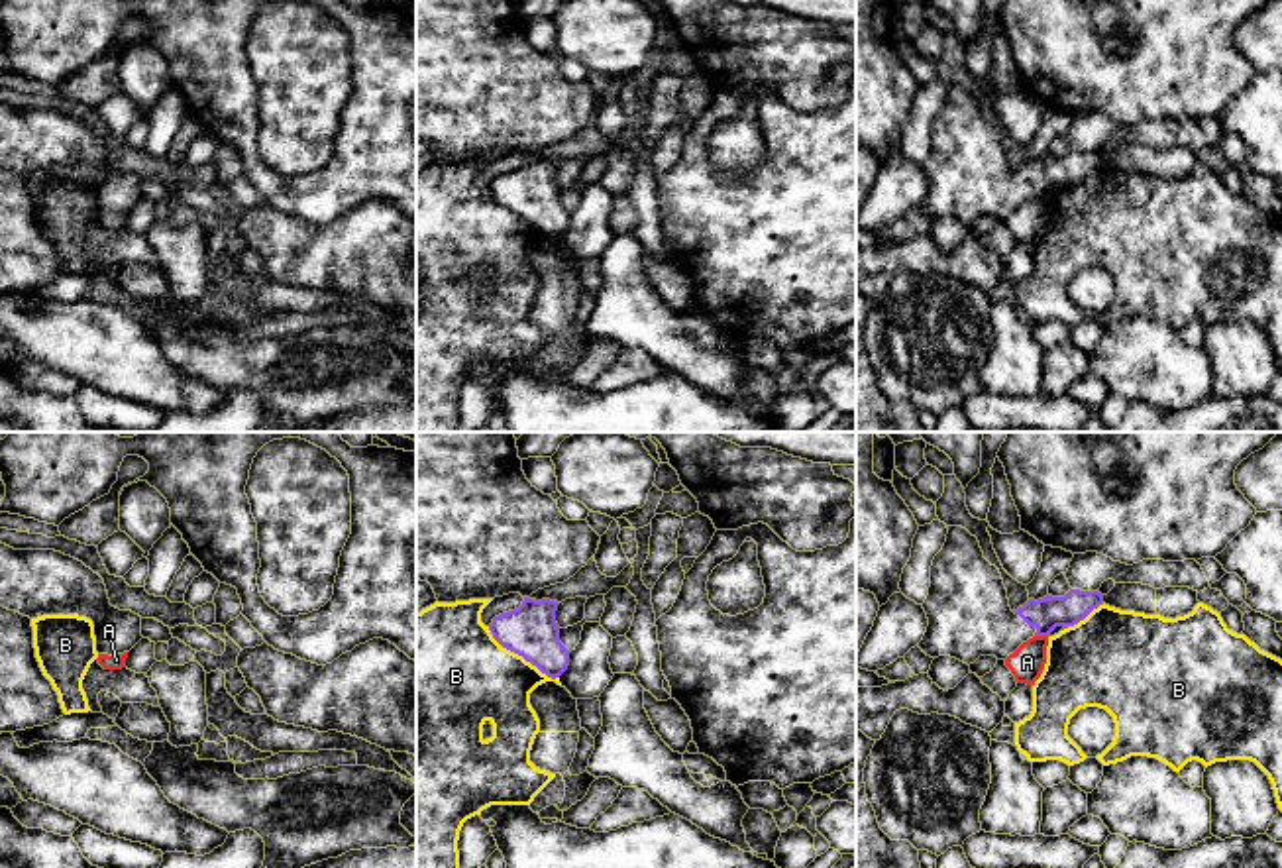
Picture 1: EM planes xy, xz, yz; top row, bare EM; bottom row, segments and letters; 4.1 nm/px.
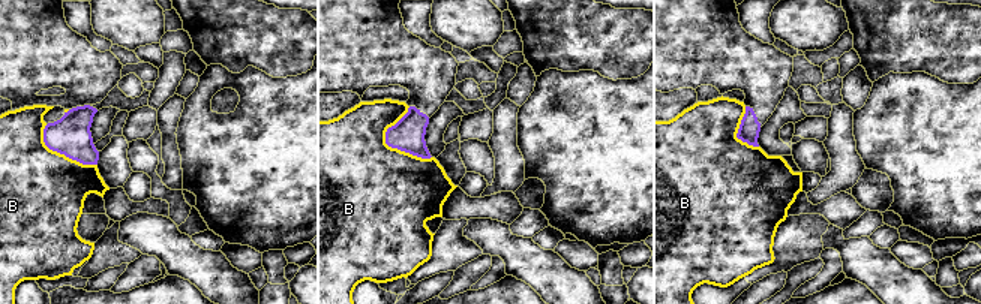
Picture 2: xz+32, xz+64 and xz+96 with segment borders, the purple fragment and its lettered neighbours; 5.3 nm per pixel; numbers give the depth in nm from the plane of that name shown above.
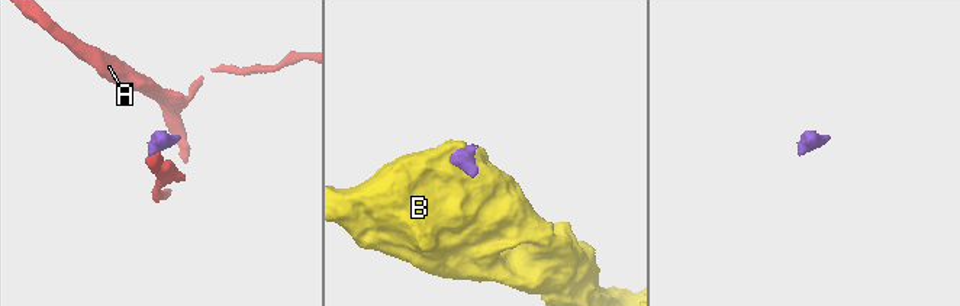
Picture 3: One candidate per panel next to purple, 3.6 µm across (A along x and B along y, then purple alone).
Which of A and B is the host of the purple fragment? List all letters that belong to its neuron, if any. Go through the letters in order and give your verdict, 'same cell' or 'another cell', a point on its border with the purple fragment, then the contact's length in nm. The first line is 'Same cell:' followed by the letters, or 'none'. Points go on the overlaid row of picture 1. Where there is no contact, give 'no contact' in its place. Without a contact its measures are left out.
Same cell: none
A: another cell; meets purple in yz at (1041, 635); contact 60 nm long
B: another cell; meets purple in xz at (521, 654); contact 360 nm long

